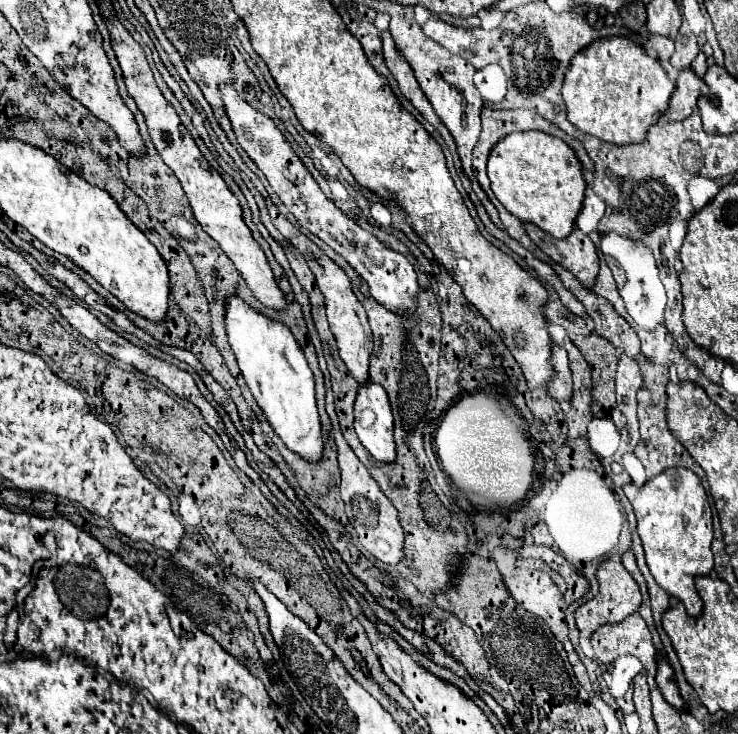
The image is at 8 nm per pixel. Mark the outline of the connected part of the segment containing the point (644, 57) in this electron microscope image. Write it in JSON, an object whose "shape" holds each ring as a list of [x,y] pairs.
{"shape":[[[604,37],[580,49],[564,73],[562,97],[568,119],[602,141],[628,145],[644,141],[648,129],[668,111],[674,83],[660,61],[650,57],[630,37]]]}

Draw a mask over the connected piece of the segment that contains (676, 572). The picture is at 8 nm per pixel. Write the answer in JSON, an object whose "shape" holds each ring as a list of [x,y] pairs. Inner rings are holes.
{"shape":[[[670,467],[656,477],[650,477],[642,487],[628,483],[622,491],[632,503],[638,523],[636,529],[652,577],[664,591],[686,605],[688,615],[698,617],[702,611],[702,599],[694,587],[694,577],[712,571],[712,511],[700,479],[684,467]]]}

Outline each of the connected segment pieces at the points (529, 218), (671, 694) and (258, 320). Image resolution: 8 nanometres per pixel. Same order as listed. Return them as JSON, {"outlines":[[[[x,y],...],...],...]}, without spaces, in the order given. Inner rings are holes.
{"outlines":[[[[542,131],[510,133],[492,149],[488,177],[496,199],[520,221],[534,223],[556,239],[566,239],[582,209],[586,181],[574,149]]],[[[658,659],[658,673],[656,673],[656,685],[660,689],[660,693],[664,695],[664,699],[676,707],[676,709],[686,709],[686,703],[682,701],[680,693],[678,693],[678,685],[674,681],[674,671],[670,667],[670,663],[666,659]]],[[[232,297],[226,305],[226,333],[242,377],[274,433],[306,463],[322,461],[324,441],[320,433],[320,415],[316,411],[314,377],[290,329],[254,311],[240,297]]]]}

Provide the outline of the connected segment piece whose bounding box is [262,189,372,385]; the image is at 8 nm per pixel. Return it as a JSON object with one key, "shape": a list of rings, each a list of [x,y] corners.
{"shape":[[[262,189],[262,195],[266,199],[266,205],[268,205],[268,211],[270,211],[270,217],[274,221],[274,225],[280,229],[280,233],[294,245],[302,251],[308,267],[312,269],[312,273],[316,275],[316,283],[326,299],[326,311],[328,311],[328,323],[330,323],[330,329],[338,341],[338,353],[340,353],[340,359],[346,363],[350,375],[360,383],[360,385],[366,385],[368,383],[368,359],[370,359],[370,353],[372,353],[372,331],[370,331],[370,325],[368,325],[368,319],[366,319],[366,311],[362,307],[362,303],[356,299],[356,295],[352,293],[352,287],[350,287],[350,279],[348,275],[312,241],[308,239],[306,235],[302,235],[290,221],[286,221],[284,215],[280,215],[280,211],[276,209],[276,205],[270,201],[266,189]]]}

